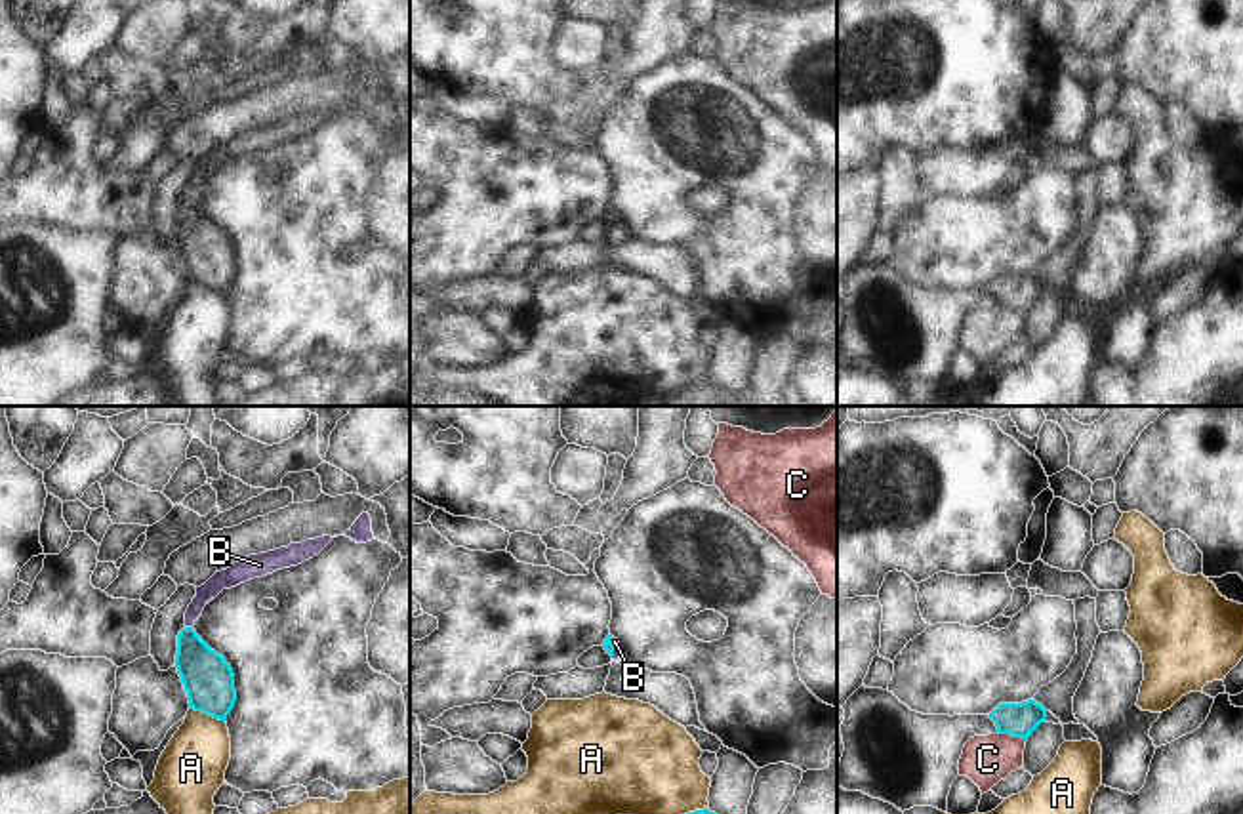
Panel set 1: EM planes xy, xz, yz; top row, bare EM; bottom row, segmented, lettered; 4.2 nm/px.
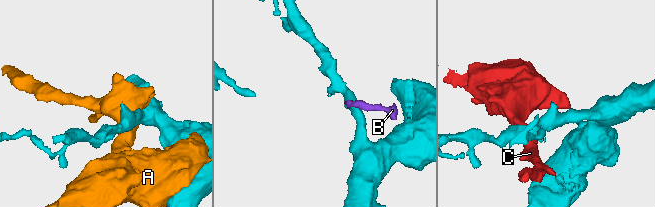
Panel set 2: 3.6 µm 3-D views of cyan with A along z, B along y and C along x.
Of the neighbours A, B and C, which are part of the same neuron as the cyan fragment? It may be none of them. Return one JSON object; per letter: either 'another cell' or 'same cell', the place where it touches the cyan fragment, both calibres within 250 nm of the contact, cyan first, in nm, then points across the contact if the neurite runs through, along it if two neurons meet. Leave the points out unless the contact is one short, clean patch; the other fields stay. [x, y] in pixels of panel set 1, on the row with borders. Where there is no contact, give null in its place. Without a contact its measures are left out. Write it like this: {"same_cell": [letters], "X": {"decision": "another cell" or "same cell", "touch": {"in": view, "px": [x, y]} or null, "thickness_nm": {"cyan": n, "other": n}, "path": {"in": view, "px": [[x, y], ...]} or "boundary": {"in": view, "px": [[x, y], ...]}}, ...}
{"same_cell": ["B"], "A": {"decision": "another cell", "touch": {"in": "xy", "px": [206, 713]}, "thickness_nm": {"cyan": 220, "other": 280}}, "B": {"decision": "same cell", "touch": {"in": "xy", "px": [189, 628]}, "thickness_nm": {"cyan": 220, "other": 80}, "path": {"in": "xy", "px": [[208, 681], [193, 656], [189, 628], [199, 601], [222, 580]]}}, "C": {"decision": "another cell", "touch": {"in": "yz", "px": [1013, 734]}, "thickness_nm": {"cyan": 140, "other": 200}, "boundary": {"in": "yz", "px": [[998, 731], [1026, 740]]}}}

